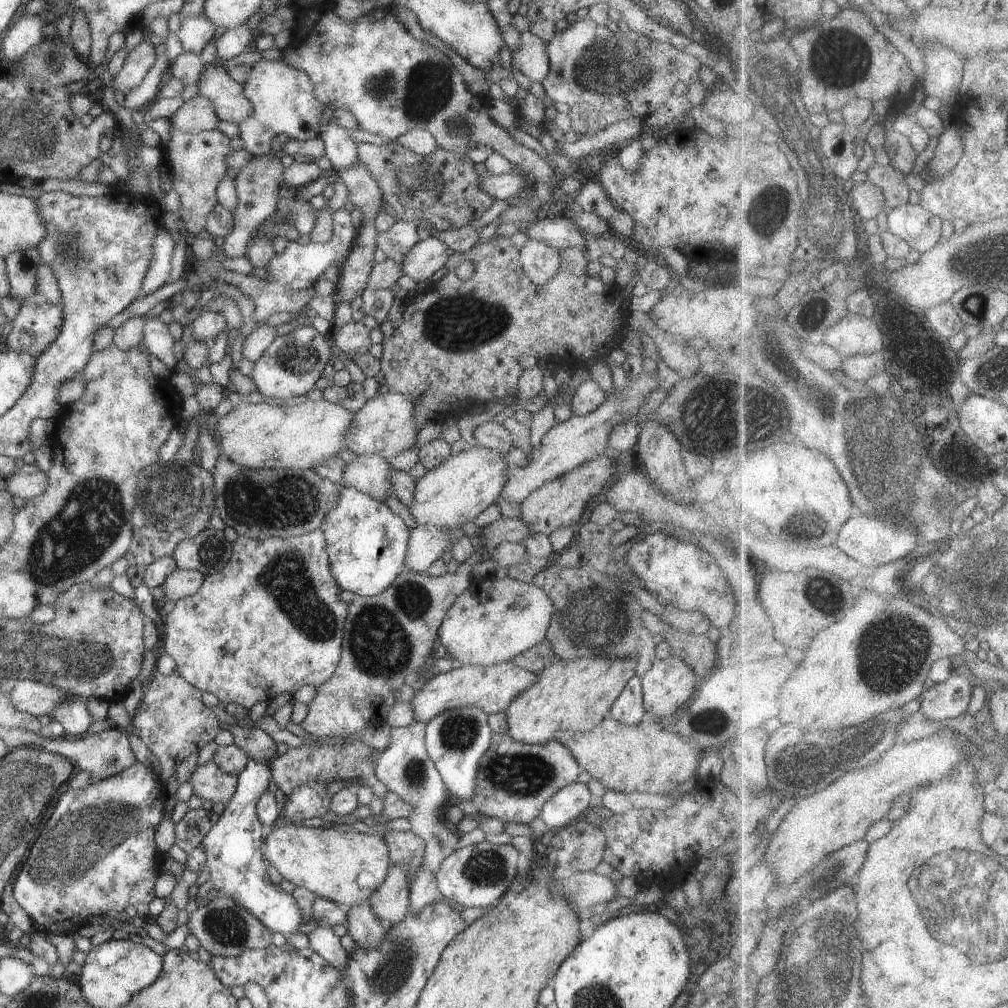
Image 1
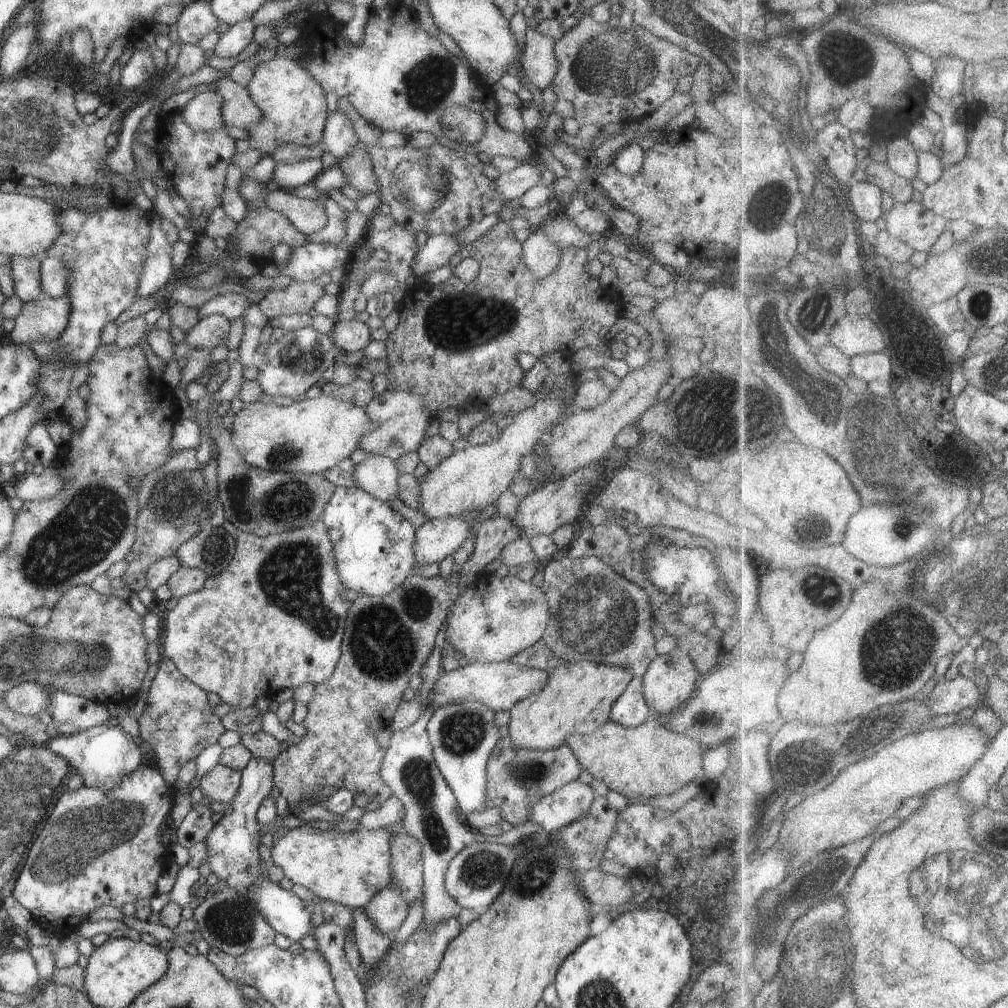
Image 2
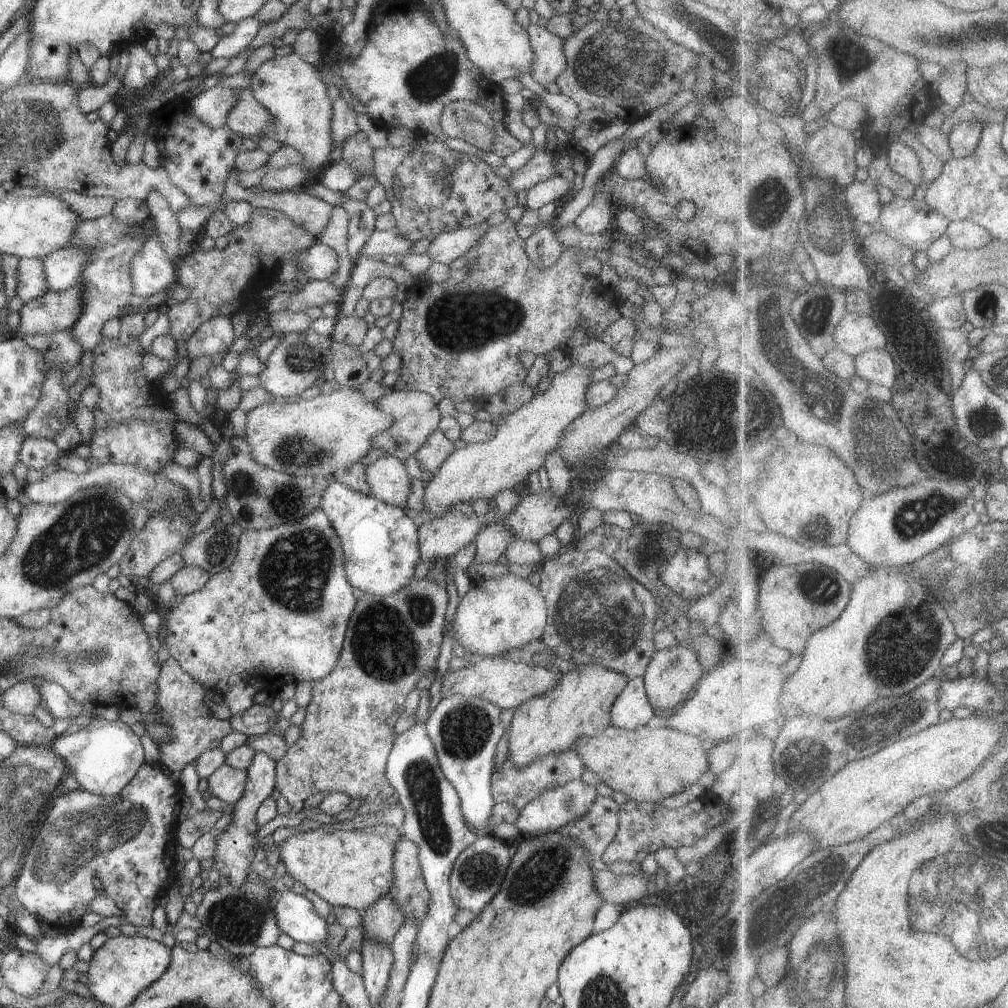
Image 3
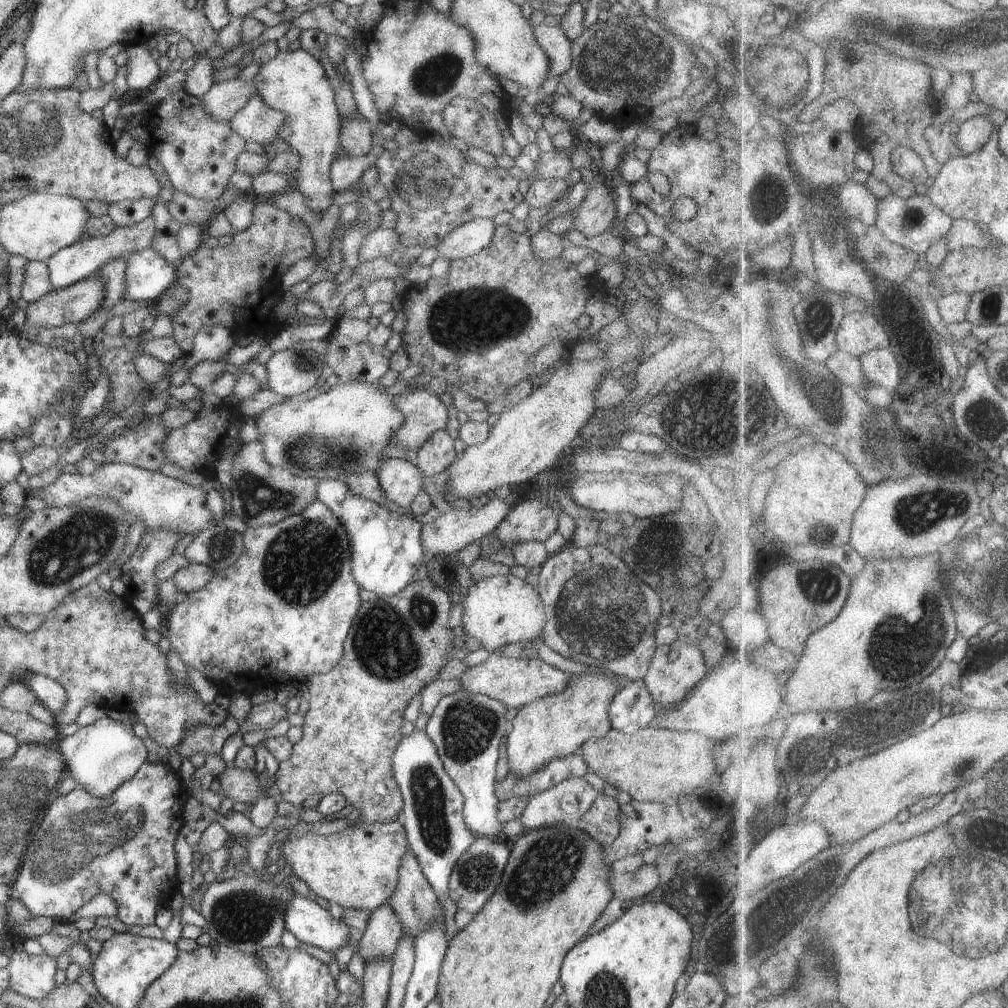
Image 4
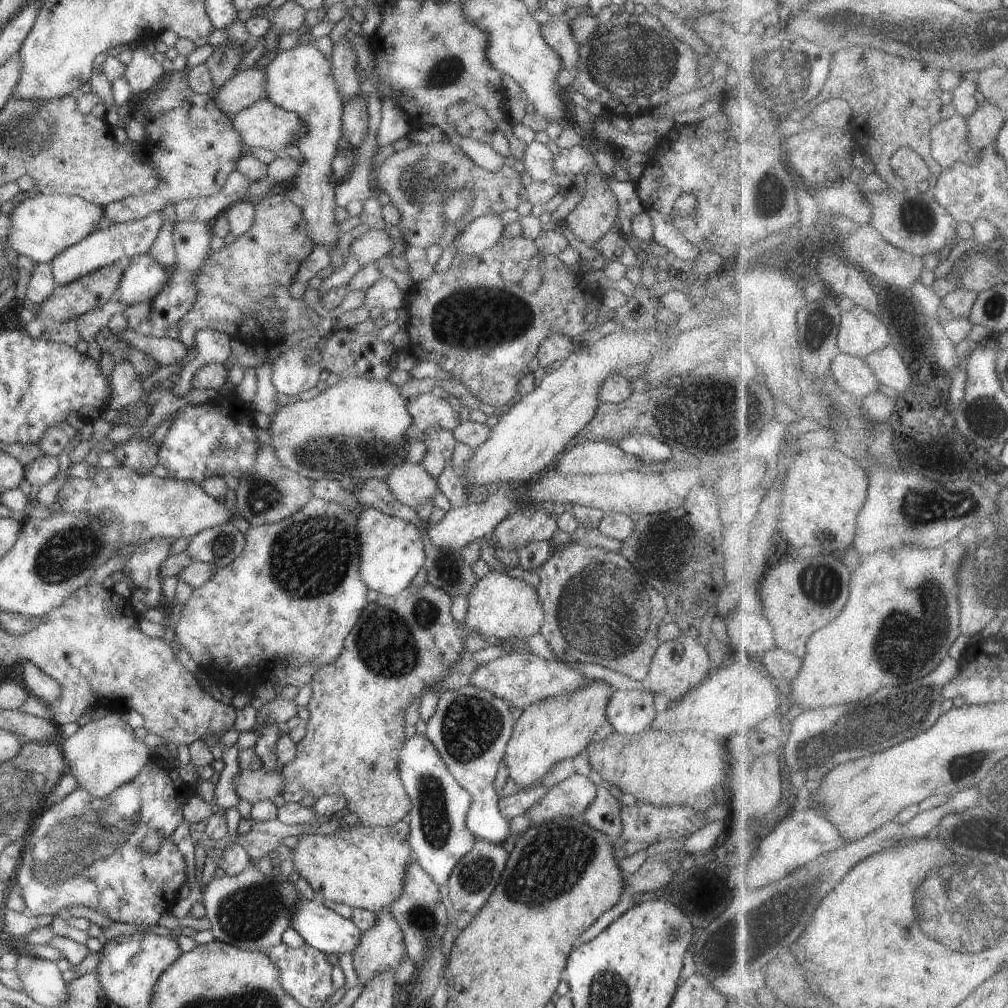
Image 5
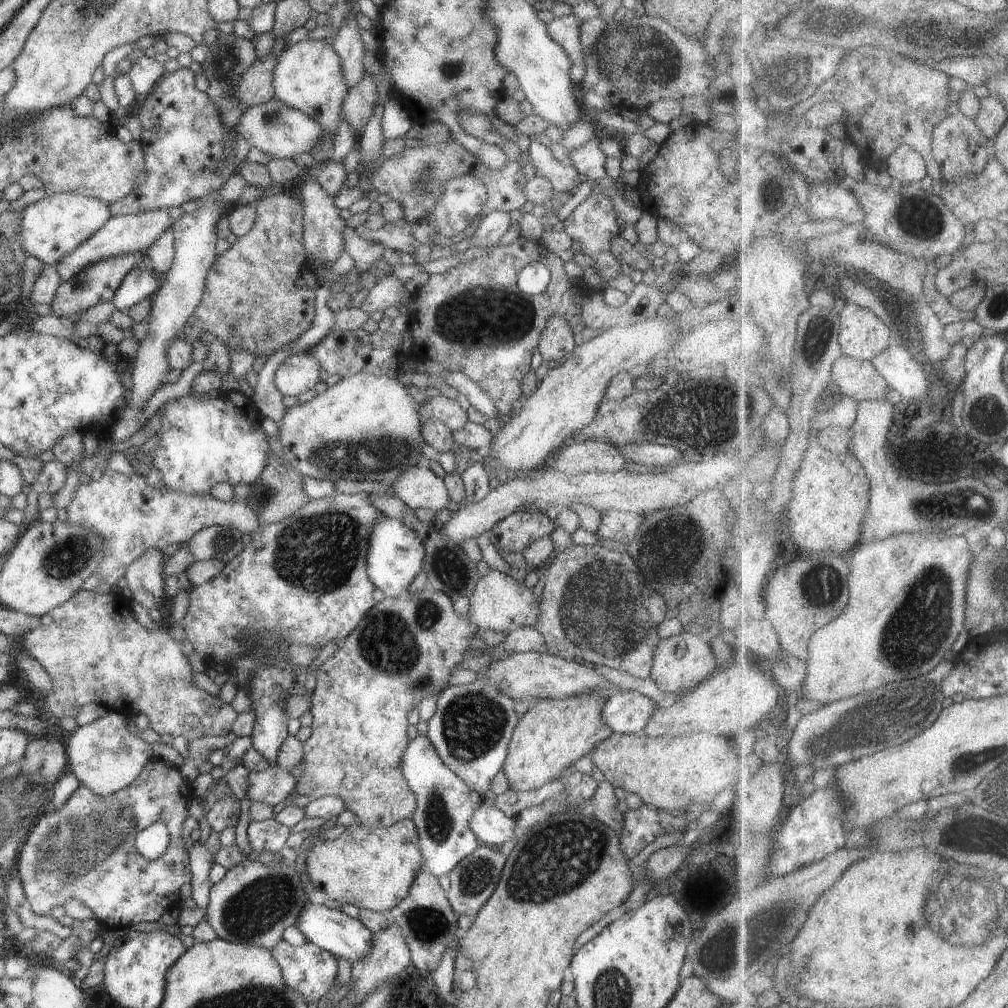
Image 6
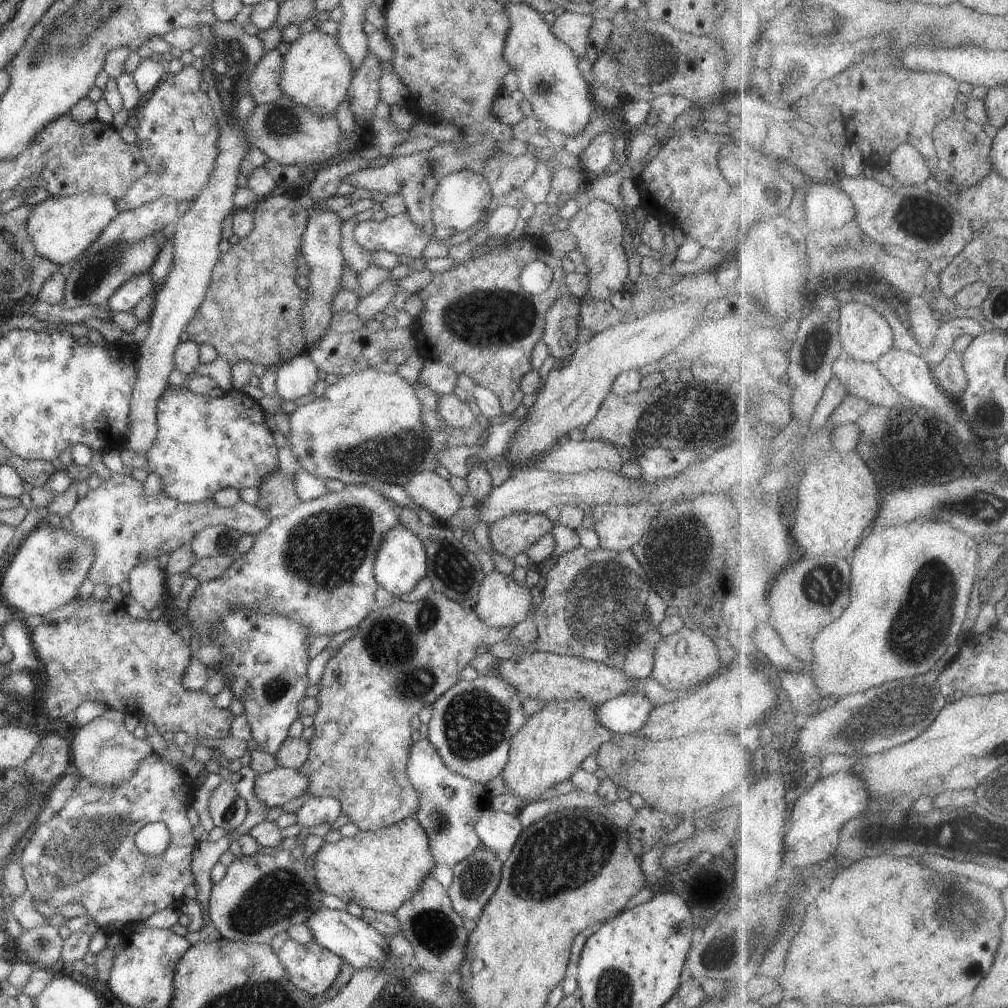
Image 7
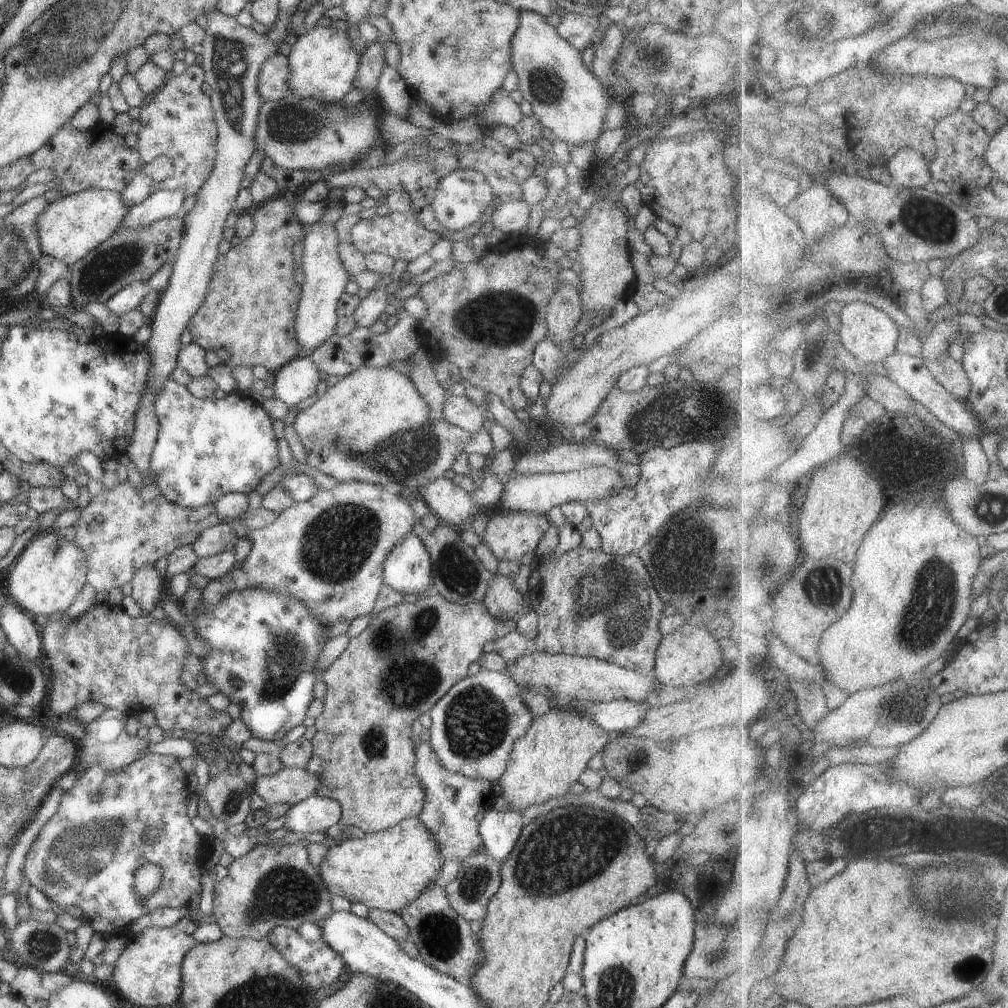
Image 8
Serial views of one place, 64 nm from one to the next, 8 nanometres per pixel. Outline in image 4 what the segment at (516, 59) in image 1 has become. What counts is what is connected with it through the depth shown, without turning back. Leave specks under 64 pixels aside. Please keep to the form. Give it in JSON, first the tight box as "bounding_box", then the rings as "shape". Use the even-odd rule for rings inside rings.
{"bounding_box":[533,20,572,76],"shape":[[[552,20],[533,26],[536,42],[549,58],[547,76],[563,75],[572,62],[571,40]]]}

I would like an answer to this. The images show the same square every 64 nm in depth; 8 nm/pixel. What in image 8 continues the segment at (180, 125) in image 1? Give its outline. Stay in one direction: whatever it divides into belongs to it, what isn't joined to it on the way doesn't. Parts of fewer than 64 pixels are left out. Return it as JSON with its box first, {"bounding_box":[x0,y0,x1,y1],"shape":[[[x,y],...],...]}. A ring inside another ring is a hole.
{"bounding_box":[257,53,289,101],"shape":[[[274,53],[261,66],[257,78],[257,91],[263,101],[275,101],[285,97],[289,92],[287,80],[289,77],[288,57]]]}

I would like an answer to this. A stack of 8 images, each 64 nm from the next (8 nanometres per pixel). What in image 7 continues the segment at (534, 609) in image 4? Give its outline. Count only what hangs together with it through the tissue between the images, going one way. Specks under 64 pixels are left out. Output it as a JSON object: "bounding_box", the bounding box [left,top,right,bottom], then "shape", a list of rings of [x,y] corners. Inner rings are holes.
{"bounding_box":[472,569,532,628],"shape":[[[494,569],[482,579],[482,584],[478,591],[478,598],[472,606],[472,610],[477,614],[480,621],[487,627],[494,628],[514,628],[523,620],[526,620],[532,613],[532,593],[526,584],[515,581],[512,576],[505,575]]]}

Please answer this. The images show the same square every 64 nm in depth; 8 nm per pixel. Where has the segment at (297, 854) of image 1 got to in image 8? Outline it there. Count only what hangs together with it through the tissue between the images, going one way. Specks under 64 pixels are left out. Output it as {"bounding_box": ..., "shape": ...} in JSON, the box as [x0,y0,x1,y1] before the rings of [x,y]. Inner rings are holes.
{"bounding_box":[318,817,445,913],"shape":[[[410,817],[389,829],[366,833],[364,838],[350,837],[331,846],[318,870],[331,895],[343,896],[351,903],[362,902],[369,909],[399,913],[437,880],[445,861],[439,848],[424,823]]]}

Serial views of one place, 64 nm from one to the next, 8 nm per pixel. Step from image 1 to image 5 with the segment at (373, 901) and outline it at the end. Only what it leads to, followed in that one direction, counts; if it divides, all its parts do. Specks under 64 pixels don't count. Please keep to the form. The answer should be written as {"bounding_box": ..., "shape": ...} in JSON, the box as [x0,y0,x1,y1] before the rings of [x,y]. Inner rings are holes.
{"bounding_box":[353,909,406,986],"shape":[[[382,909],[376,913],[375,923],[361,934],[358,946],[353,950],[353,967],[359,976],[359,982],[364,986],[371,978],[385,970],[392,971],[401,965],[406,955],[405,938],[389,909]]]}

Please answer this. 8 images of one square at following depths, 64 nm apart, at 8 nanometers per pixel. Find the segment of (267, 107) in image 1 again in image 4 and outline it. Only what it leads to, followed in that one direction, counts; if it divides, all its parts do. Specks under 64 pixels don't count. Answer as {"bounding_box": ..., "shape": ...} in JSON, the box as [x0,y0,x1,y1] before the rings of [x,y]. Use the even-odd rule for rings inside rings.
{"bounding_box":[254,48,342,213],"shape":[[[301,48],[292,52],[279,50],[275,58],[262,64],[254,82],[256,94],[270,108],[283,112],[287,118],[279,138],[285,140],[300,157],[293,188],[306,196],[315,213],[321,213],[334,204],[330,196],[335,190],[329,172],[337,156],[342,126],[335,92],[324,73],[322,63]]]}

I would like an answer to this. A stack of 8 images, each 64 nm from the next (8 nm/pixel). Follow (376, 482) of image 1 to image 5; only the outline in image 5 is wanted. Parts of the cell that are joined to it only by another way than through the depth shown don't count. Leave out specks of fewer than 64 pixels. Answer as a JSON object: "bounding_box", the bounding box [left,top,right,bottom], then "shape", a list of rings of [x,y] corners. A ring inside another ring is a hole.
{"bounding_box":[385,461,439,509],"shape":[[[411,461],[394,465],[385,483],[398,502],[413,509],[426,500],[433,502],[433,494],[439,489],[437,480],[422,465]]]}

